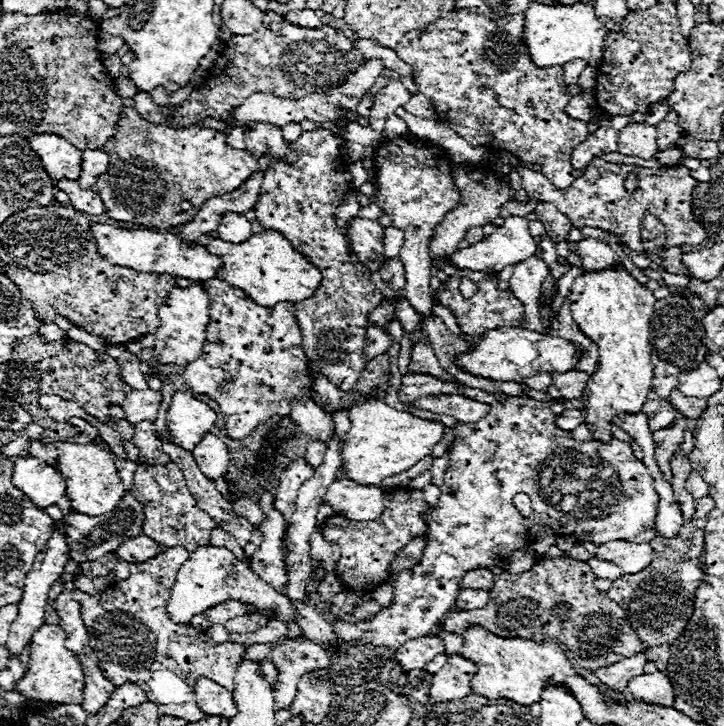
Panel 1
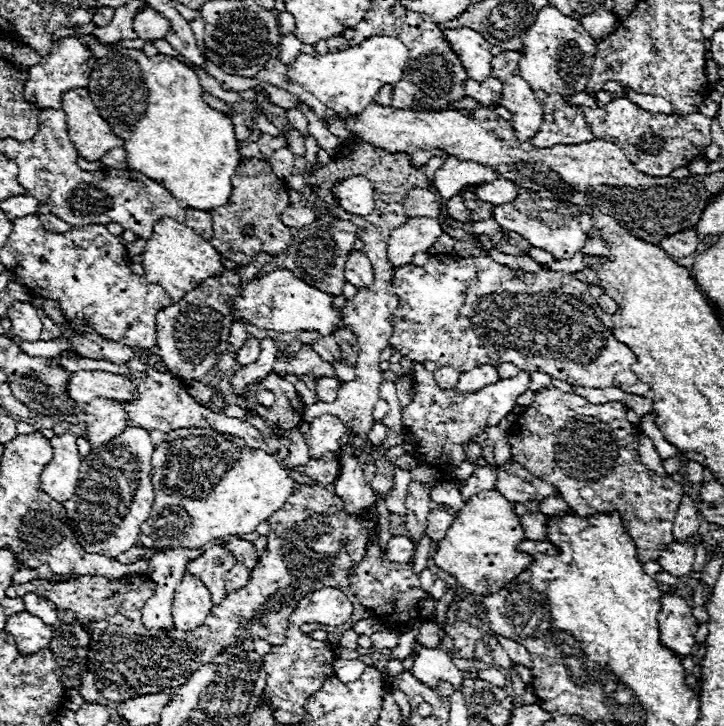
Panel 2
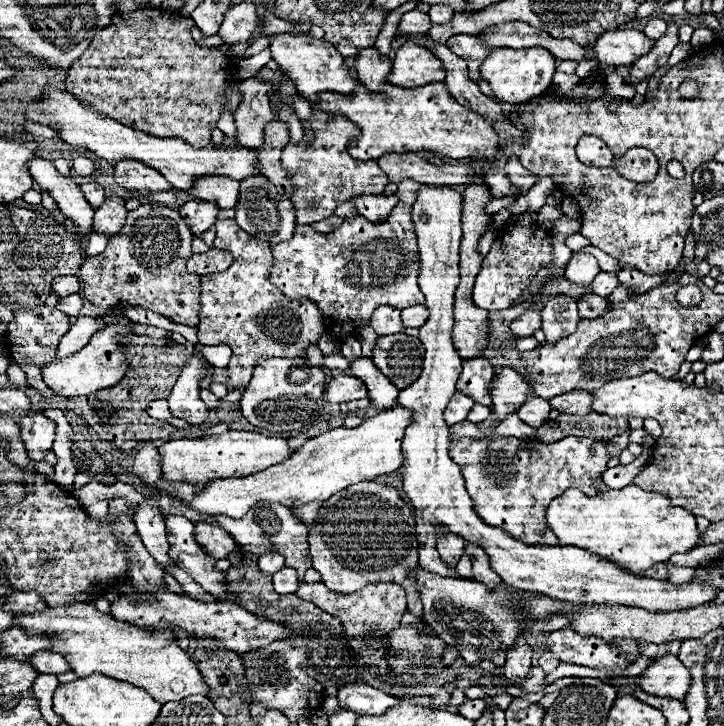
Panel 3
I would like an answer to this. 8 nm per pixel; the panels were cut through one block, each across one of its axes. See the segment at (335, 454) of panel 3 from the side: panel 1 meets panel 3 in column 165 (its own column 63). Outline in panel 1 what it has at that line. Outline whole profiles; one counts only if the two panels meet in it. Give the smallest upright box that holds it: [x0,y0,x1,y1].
[12,456,66,508]

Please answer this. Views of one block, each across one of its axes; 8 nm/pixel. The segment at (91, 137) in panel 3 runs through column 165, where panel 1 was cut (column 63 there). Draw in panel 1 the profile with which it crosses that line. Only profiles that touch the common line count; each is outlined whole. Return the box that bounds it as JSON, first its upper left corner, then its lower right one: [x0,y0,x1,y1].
[30,134,82,180]

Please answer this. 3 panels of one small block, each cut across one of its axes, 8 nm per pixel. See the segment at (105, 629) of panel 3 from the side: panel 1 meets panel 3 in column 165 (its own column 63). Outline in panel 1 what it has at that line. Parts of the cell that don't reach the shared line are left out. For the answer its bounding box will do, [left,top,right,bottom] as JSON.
[16,624,84,704]

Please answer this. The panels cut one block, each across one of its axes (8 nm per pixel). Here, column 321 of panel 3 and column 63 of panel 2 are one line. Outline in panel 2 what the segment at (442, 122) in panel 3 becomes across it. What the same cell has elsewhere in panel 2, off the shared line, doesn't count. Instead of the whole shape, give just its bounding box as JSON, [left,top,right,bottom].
[62,88,124,162]

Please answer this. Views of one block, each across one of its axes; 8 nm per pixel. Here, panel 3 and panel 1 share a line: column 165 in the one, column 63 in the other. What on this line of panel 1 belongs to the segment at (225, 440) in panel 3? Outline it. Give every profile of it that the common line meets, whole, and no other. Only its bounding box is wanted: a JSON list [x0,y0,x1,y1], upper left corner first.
[28,442,124,516]

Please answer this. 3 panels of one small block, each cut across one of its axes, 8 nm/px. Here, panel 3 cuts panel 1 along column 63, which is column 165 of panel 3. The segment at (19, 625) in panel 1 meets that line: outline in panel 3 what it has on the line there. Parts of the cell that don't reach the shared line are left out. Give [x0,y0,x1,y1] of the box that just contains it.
[134,494,174,572]

